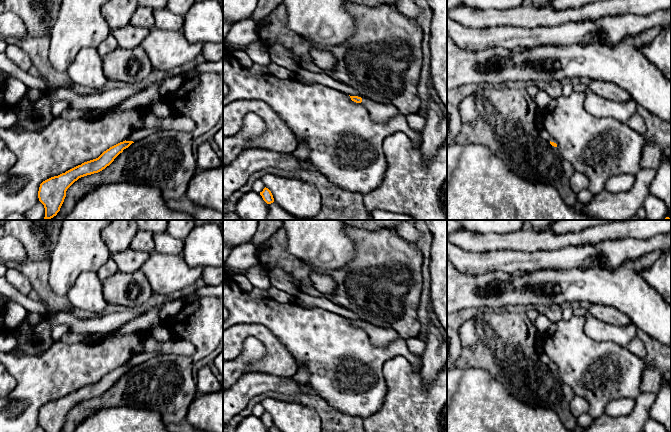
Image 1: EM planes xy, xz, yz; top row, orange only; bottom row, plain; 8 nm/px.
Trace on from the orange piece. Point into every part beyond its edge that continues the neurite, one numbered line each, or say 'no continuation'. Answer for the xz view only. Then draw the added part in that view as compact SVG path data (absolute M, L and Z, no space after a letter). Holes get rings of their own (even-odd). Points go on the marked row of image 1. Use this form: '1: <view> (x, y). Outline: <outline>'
1: xz (380, 113). Outline: M365 98L362 99L361 103L368 110L371 119L378 123L387 122L401 114L394 106L389 104L380 104Z

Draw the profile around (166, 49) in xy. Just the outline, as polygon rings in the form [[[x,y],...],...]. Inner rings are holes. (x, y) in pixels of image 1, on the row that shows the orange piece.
[[[150,29],[141,43],[153,69],[170,72],[172,69],[195,61],[204,44],[189,43],[182,31]]]

